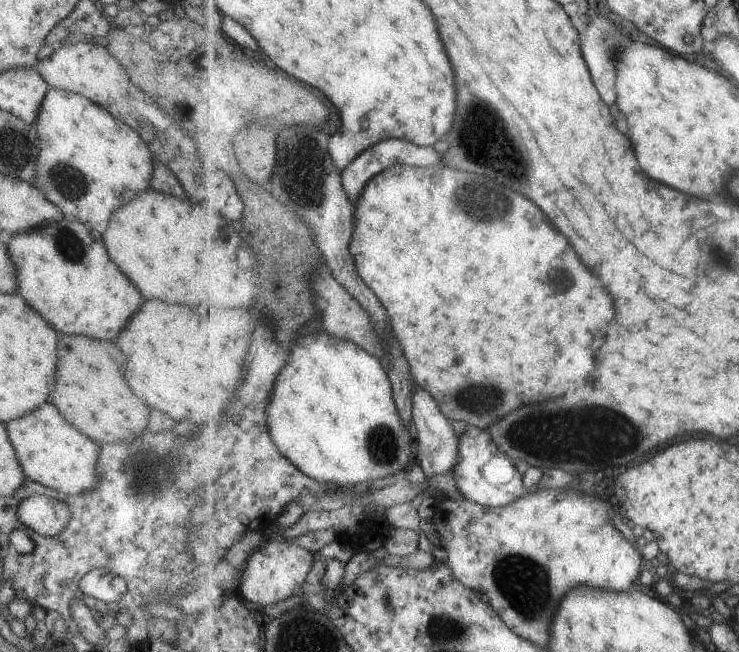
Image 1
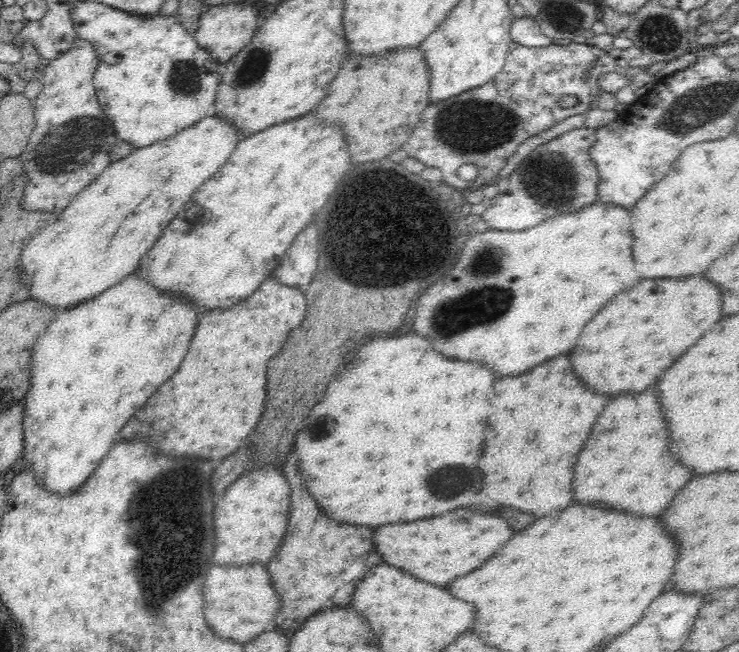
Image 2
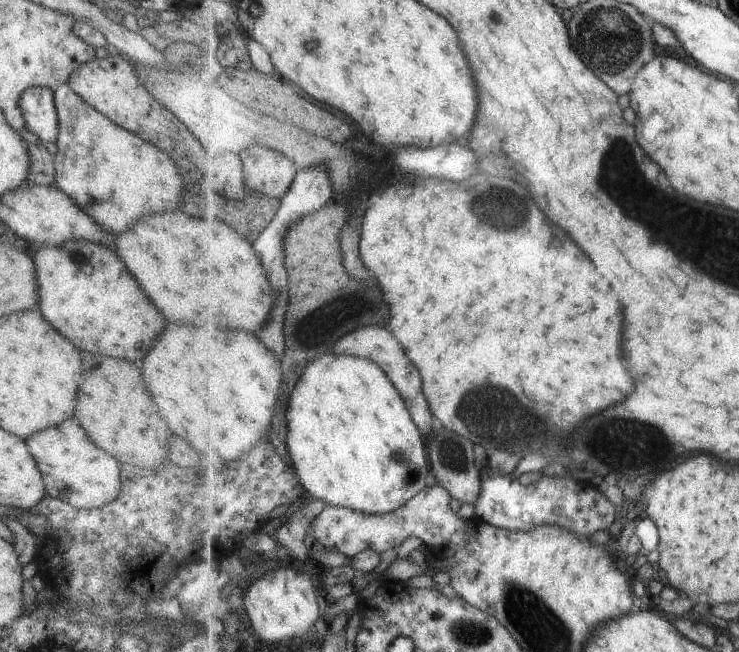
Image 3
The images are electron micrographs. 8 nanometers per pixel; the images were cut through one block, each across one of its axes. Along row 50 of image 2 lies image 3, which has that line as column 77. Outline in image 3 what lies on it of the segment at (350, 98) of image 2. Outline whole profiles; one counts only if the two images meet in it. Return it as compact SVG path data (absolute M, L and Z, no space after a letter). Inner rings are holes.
M81 352L83 382L77 388L77 406L72 416L81 424L89 440L113 456L117 462L153 468L167 456L169 430L157 414L133 362Z

